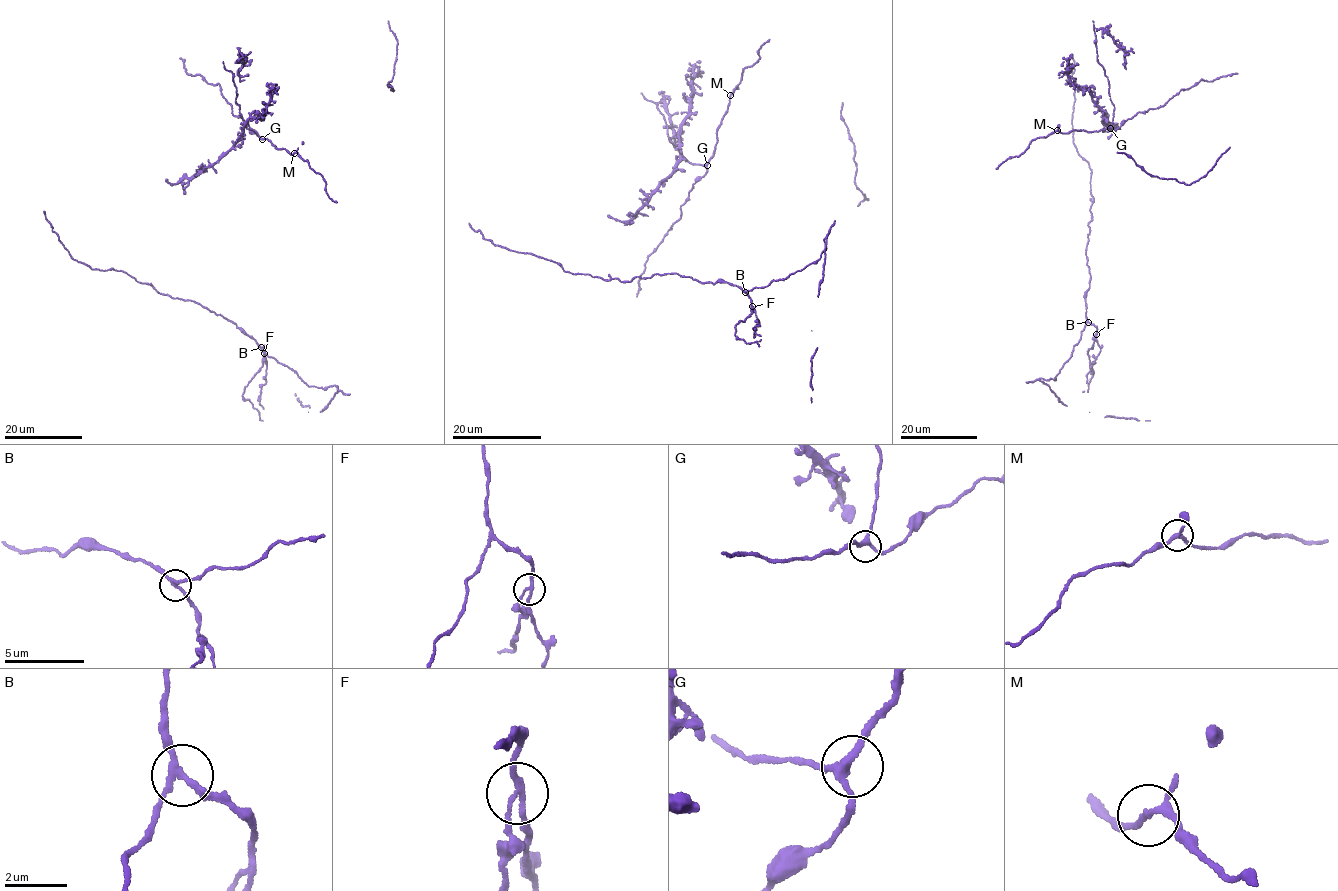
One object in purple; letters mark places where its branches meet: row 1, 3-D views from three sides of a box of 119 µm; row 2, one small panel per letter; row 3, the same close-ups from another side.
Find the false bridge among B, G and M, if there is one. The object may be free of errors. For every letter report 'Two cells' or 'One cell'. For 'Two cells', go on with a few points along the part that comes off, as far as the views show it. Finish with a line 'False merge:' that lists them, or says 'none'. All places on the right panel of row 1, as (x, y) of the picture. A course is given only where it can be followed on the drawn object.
B: Two cells. Course of the part to remove: (1088, 321), (1097, 329), (1097, 333), (1092, 348), (1087, 352), (1093, 374), (1088, 389), (1082, 392)
G: One cell
M: One cell
False merge: B

